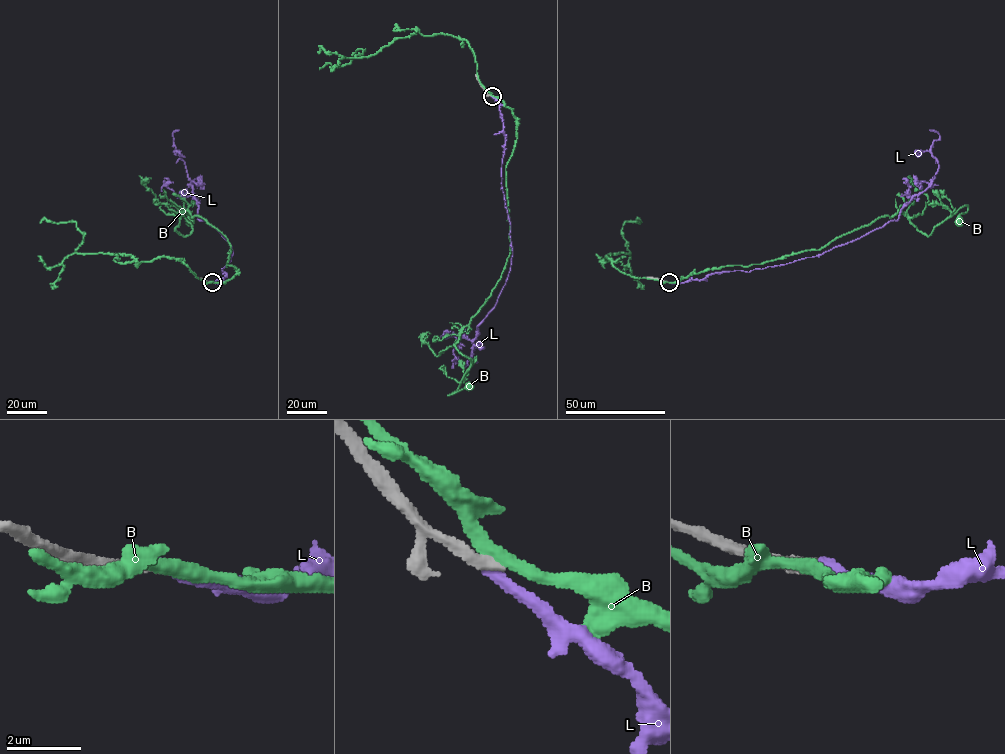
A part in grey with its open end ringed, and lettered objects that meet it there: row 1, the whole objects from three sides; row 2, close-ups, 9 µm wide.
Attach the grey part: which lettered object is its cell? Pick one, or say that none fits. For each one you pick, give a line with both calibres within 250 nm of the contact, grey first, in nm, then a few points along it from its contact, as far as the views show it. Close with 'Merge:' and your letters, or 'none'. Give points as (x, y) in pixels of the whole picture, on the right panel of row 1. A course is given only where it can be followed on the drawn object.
Merge: none

